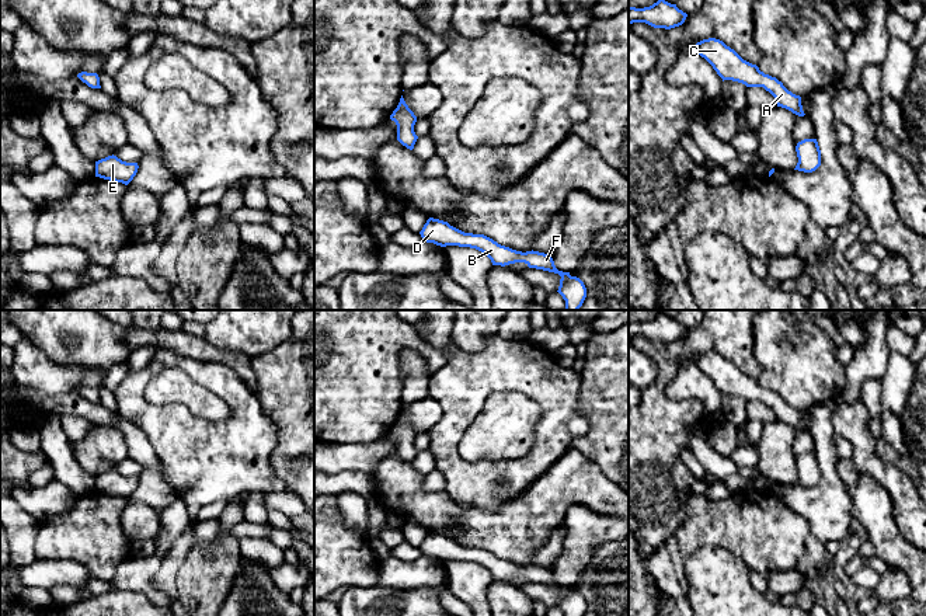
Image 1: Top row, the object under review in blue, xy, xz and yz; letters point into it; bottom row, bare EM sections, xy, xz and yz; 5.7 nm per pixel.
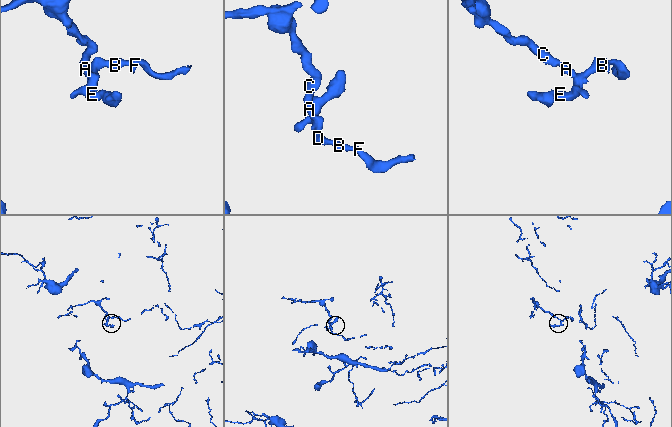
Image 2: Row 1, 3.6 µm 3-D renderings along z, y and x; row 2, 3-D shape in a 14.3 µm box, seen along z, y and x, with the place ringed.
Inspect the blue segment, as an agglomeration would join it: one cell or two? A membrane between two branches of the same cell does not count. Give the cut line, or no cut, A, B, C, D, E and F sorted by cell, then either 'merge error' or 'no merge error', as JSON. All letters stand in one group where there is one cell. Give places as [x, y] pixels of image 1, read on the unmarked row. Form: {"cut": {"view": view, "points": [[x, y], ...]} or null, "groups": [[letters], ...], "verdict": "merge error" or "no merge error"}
{"cut": null, "groups": [["A", "B", "C", "D", "E", "F"]], "verdict": "no merge error"}

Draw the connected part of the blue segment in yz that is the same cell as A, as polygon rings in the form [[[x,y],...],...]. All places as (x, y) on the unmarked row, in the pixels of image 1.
[[[716,352],[703,354],[693,363],[713,380],[723,396],[732,394],[746,401],[763,401],[774,411],[777,421],[786,422],[798,431],[805,429],[800,410],[789,406],[776,391],[760,386],[756,379],[744,375],[723,355]]]

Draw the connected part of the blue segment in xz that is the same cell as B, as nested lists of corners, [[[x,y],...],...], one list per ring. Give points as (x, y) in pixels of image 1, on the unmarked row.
[[[429,532],[420,546],[427,557],[434,557],[441,561],[459,560],[470,561],[484,567],[492,580],[509,580],[515,577],[525,577],[529,582],[543,584],[558,588],[561,591],[558,608],[565,616],[584,616],[586,612],[586,602],[584,596],[571,591],[570,587],[558,585],[550,568],[539,565],[516,565],[509,561],[501,560],[484,549],[464,547],[448,536]]]

